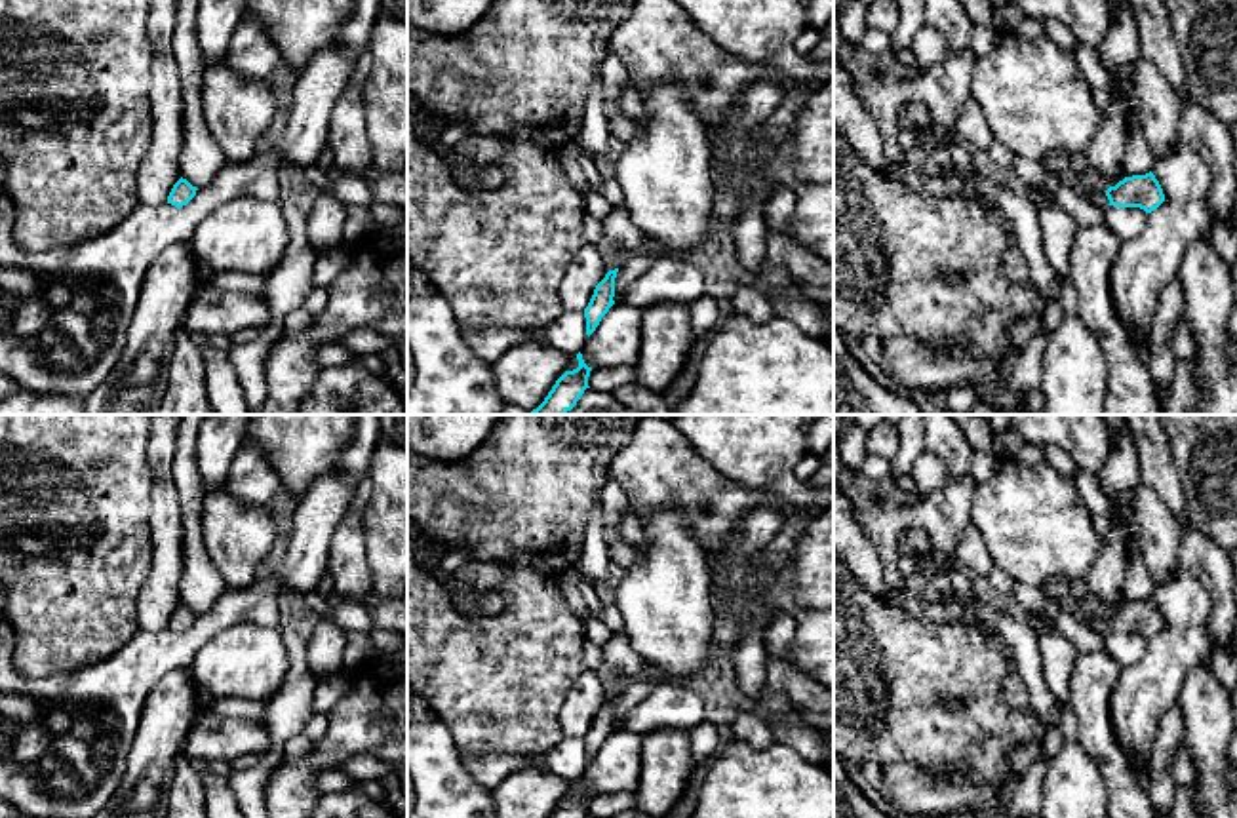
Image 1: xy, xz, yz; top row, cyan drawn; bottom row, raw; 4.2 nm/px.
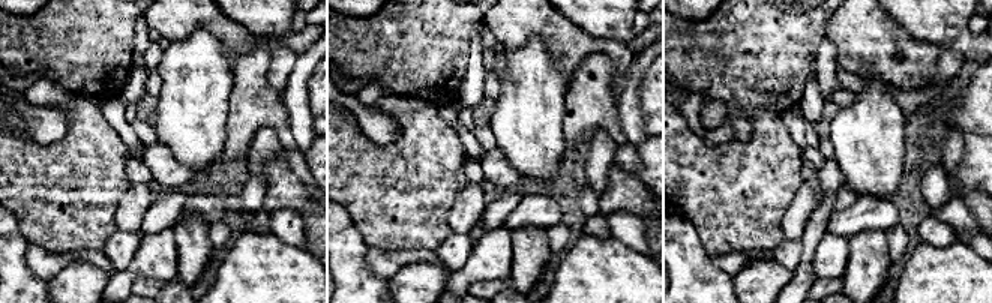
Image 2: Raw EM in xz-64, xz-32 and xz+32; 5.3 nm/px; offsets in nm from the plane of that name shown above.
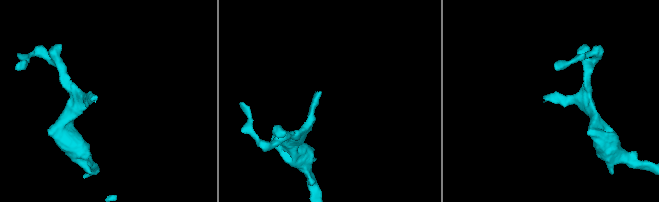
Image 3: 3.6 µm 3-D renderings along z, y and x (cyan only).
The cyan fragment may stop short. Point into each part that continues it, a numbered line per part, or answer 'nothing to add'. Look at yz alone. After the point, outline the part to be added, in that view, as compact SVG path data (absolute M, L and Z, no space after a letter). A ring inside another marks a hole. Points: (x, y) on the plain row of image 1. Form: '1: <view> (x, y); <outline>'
1: yz (1060, 588); M1054 578L1050 580L1043 594L1045 597L1054 599L1066 613L1070 613L1077 622L1089 626L1090 630L1098 632L1098 633L1108 633L1109 626L1106 622L1106 618L1092 618L1083 611L1083 603L1079 603L1073 595L1071 595L1071 582L1068 578Z

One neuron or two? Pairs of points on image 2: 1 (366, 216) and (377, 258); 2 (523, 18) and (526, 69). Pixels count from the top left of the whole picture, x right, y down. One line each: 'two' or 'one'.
1: two
2: two

